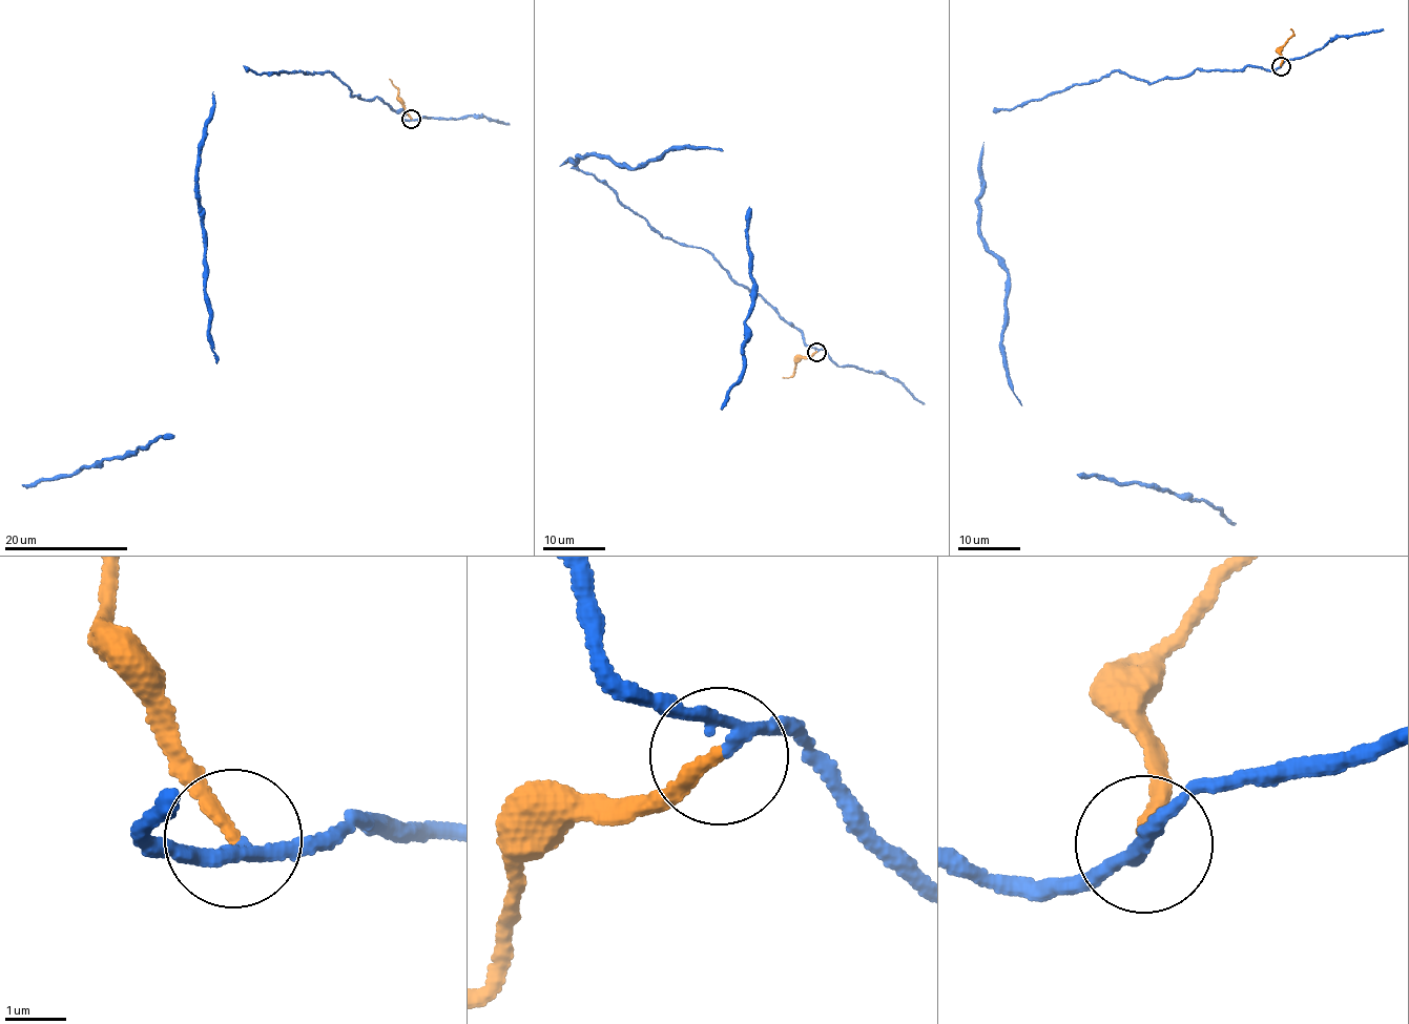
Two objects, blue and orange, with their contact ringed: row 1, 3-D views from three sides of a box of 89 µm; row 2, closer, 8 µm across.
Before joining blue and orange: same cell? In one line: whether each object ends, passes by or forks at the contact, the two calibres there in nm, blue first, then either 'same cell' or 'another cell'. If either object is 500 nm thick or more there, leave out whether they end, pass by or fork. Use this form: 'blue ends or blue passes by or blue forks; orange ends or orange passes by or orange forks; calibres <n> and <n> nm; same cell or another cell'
blue passes by; orange ends; calibres 180 and 240 nm; another cell

